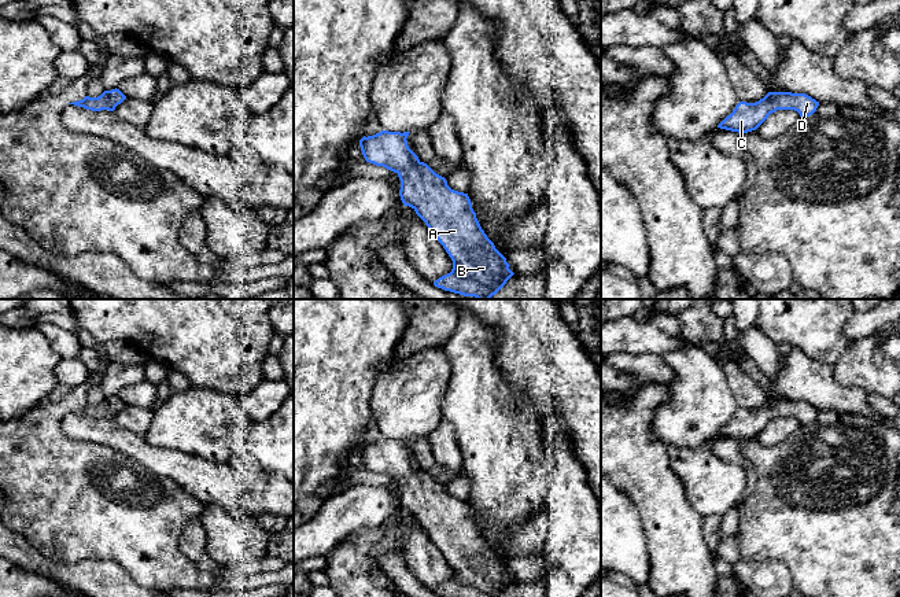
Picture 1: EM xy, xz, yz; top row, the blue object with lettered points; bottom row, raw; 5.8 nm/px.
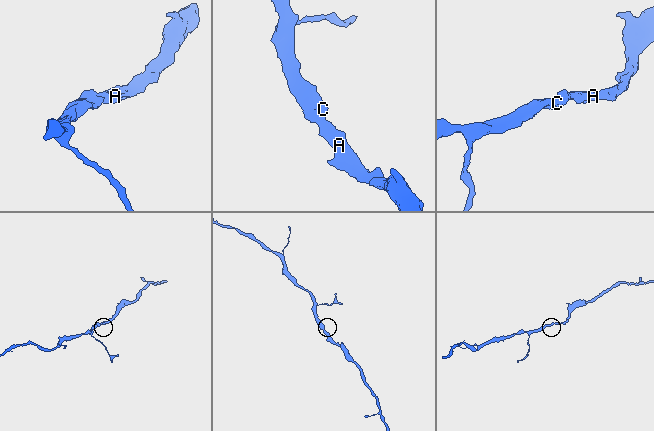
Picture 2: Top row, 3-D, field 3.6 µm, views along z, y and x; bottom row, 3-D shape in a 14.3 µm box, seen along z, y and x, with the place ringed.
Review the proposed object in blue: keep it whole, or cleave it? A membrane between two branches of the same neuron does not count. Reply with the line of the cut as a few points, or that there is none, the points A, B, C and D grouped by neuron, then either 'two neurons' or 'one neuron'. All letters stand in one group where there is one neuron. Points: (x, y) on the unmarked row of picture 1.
no cut | A B C D | one neuron

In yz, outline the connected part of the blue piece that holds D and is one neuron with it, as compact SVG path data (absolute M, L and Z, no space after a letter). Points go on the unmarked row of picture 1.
M768 399L756 410L739 409L718 435L748 441L756 438L777 417L794 417L801 425L812 423L819 409L805 401Z

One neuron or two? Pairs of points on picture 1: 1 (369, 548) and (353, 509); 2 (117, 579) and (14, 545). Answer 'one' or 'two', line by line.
1: two
2: one

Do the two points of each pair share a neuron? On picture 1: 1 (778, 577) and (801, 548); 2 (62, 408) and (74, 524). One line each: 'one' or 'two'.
1: two
2: one

